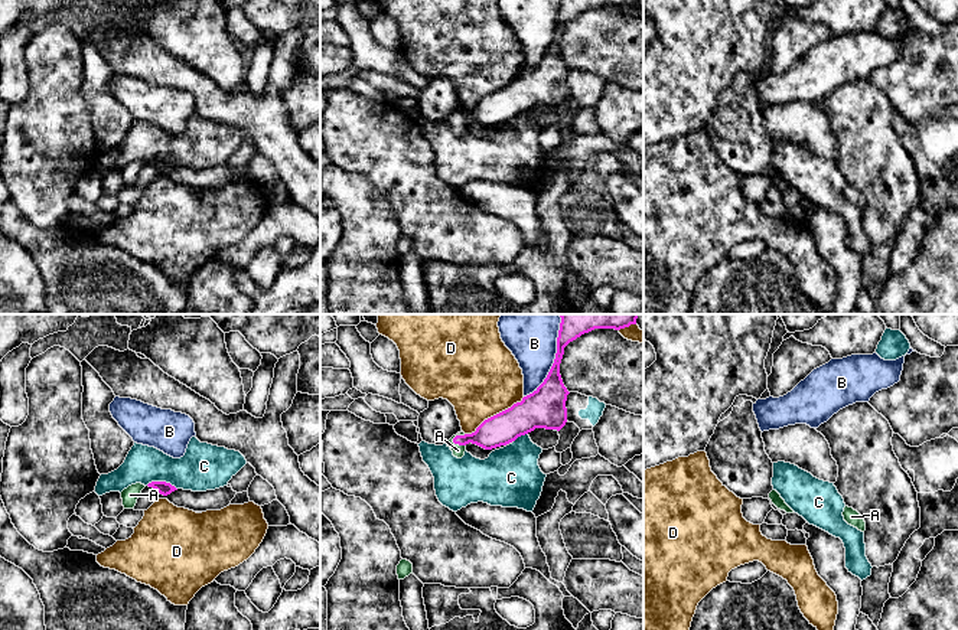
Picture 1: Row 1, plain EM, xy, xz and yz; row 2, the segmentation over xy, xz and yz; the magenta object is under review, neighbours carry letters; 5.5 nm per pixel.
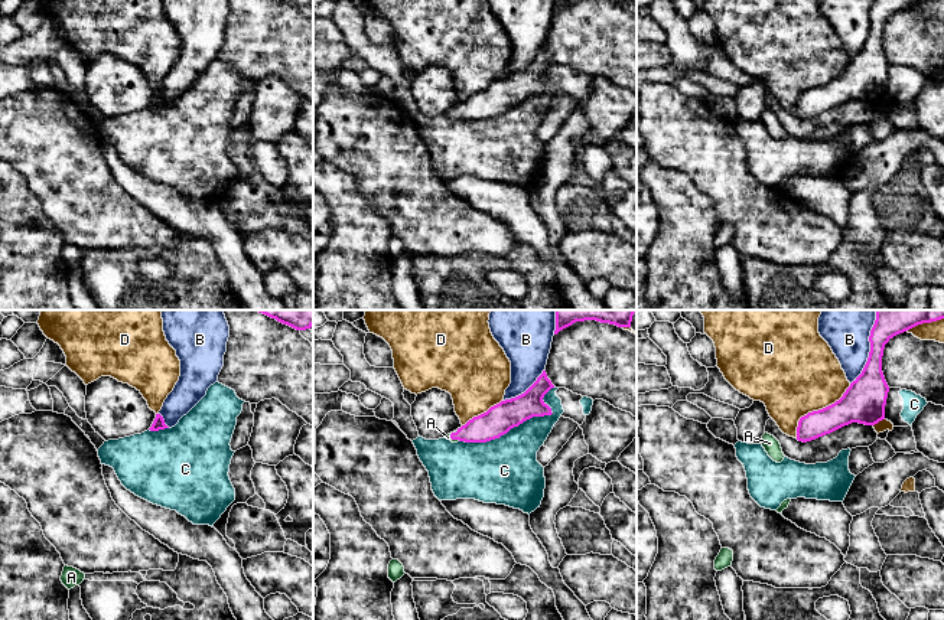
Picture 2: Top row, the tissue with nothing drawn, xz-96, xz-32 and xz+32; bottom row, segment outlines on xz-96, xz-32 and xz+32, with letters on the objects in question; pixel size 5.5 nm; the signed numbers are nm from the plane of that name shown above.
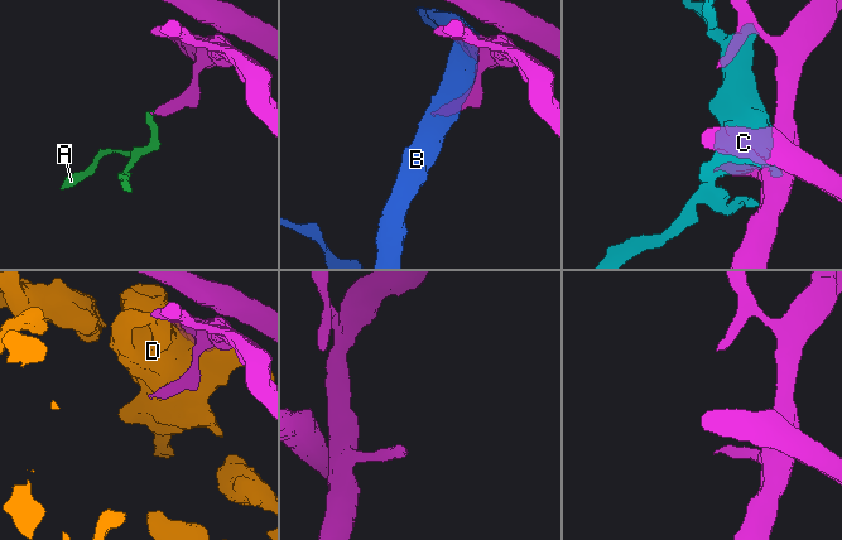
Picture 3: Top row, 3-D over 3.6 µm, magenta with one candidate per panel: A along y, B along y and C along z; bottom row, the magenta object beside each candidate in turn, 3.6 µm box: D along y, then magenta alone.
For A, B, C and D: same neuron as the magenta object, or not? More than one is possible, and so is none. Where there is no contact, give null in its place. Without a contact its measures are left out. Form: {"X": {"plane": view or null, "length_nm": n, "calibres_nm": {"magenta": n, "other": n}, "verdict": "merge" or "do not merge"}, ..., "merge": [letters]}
{"A": {"plane": "xz", "length_nm": 90, "calibres_nm": {"magenta": 180, "other": 70}, "verdict": "merge"}, "B": {"plane": "xz", "length_nm": 500, "calibres_nm": {"magenta": 190, "other": 340}, "verdict": "do not merge"}, "C": {"plane": "xy", "length_nm": 180, "calibres_nm": {"magenta": 70, "other": 260}, "verdict": "do not merge"}, "D": {"plane": "xz", "length_nm": 400, "calibres_nm": {"magenta": 200, "other": 440}, "verdict": "do not merge"}, "merge": ["A"]}

